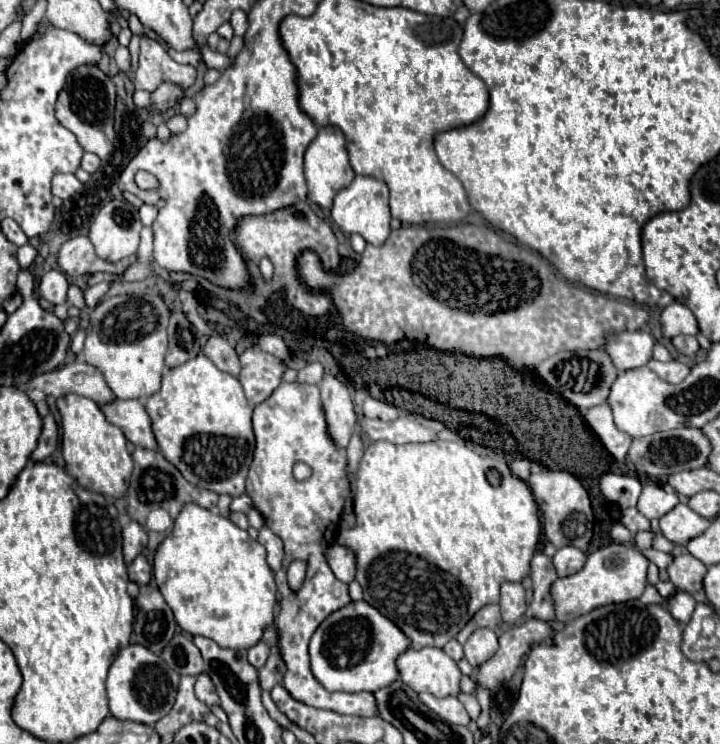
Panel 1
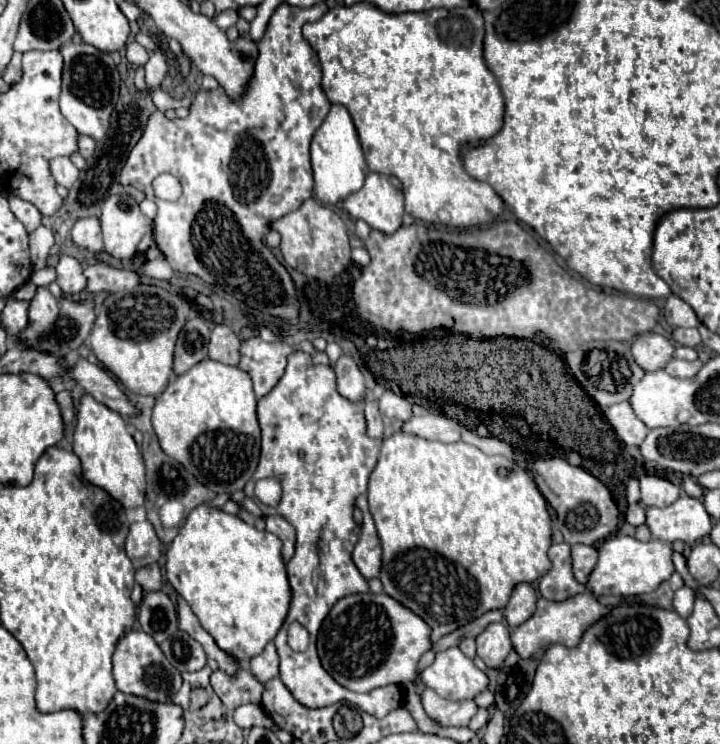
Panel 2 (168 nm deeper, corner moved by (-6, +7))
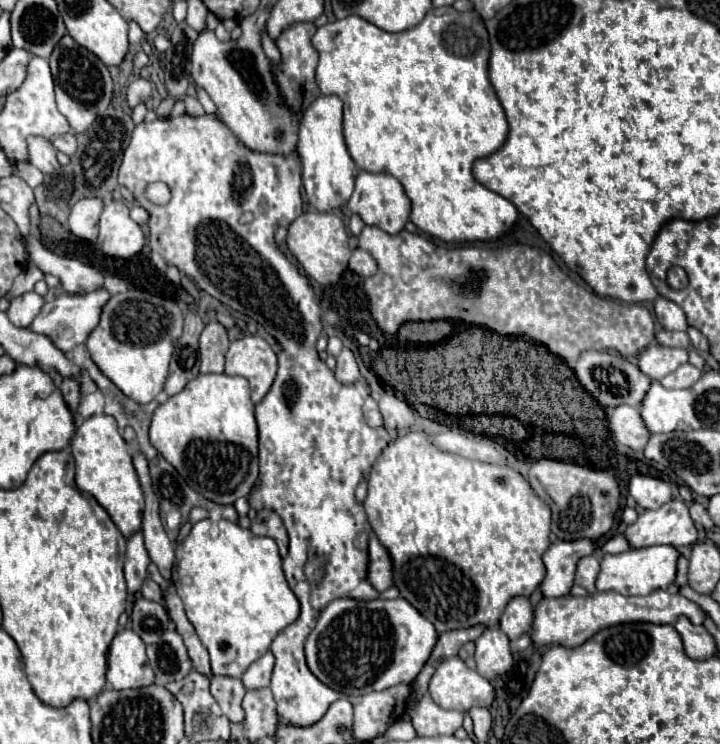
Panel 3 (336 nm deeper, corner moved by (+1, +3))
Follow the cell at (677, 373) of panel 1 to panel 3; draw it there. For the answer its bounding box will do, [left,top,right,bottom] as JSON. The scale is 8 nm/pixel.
[660,364,702,388]

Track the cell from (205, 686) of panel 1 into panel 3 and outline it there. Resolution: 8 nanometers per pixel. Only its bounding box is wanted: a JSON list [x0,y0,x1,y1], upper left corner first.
[210,676,246,722]

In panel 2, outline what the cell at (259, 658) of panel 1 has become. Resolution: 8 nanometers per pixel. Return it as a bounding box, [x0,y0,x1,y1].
[249,642,279,682]

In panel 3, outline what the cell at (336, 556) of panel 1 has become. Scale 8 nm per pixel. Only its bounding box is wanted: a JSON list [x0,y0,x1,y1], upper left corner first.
[368,534,394,592]

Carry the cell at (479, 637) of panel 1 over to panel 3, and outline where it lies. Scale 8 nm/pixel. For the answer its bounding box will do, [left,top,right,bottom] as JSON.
[474,628,514,680]

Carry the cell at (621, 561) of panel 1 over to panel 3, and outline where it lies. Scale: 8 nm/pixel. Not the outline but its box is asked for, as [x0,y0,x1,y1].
[596,546,680,596]

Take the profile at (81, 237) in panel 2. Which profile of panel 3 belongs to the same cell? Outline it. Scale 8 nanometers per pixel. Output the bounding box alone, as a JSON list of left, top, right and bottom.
[68,198,104,242]

